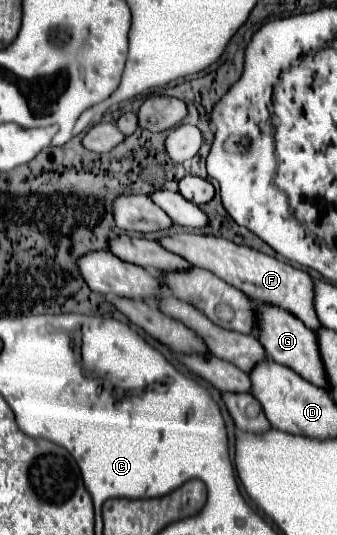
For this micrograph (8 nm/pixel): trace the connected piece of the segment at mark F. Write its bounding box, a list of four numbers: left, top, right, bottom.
[159,234,321,330]

